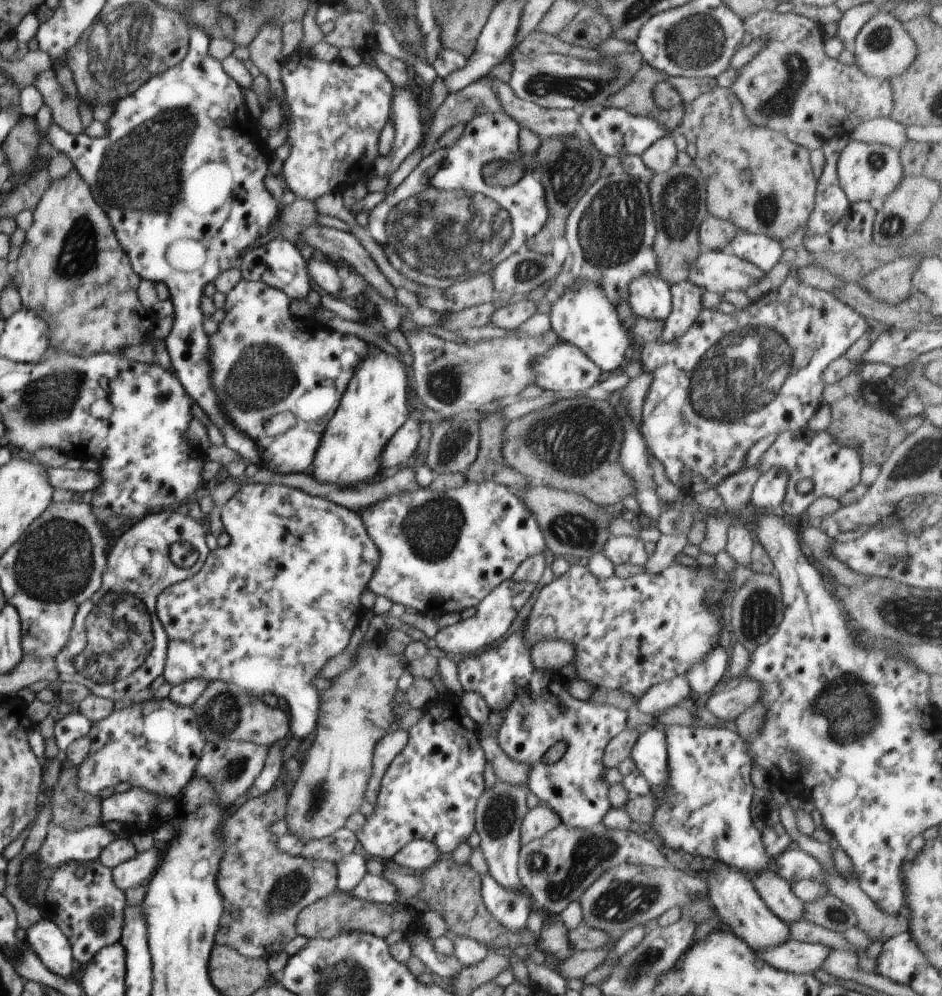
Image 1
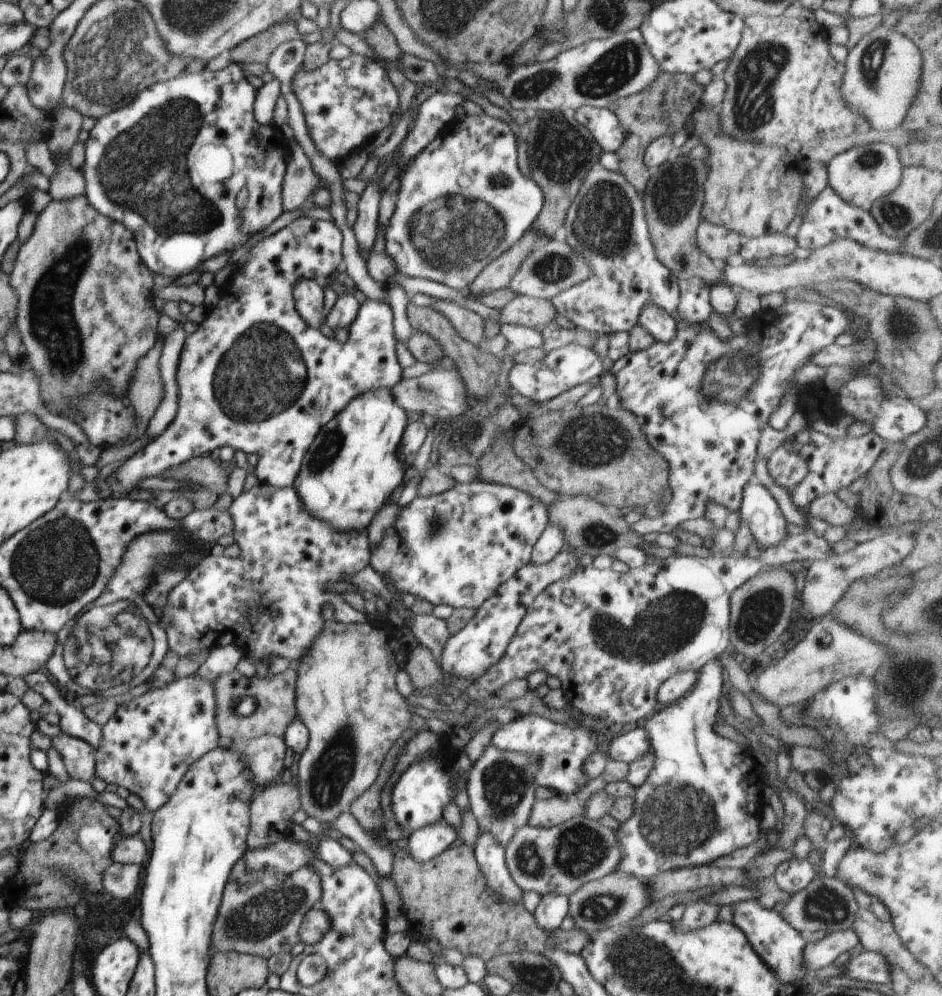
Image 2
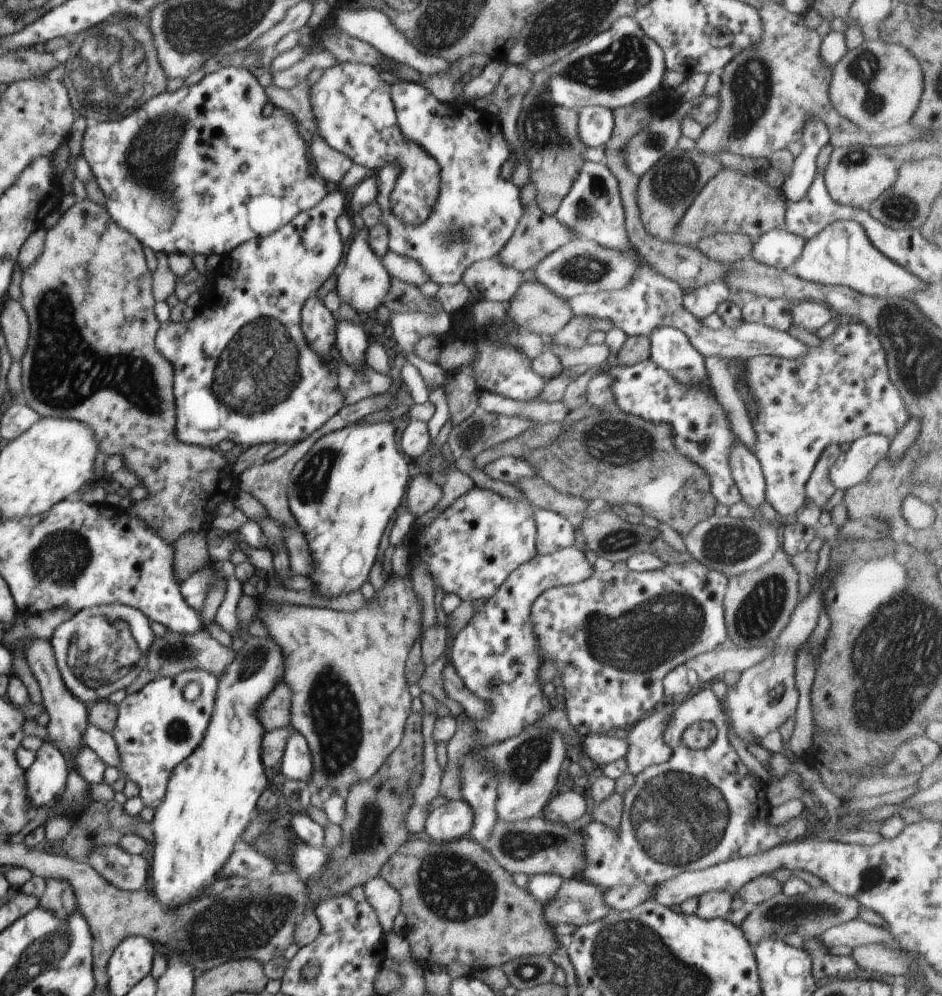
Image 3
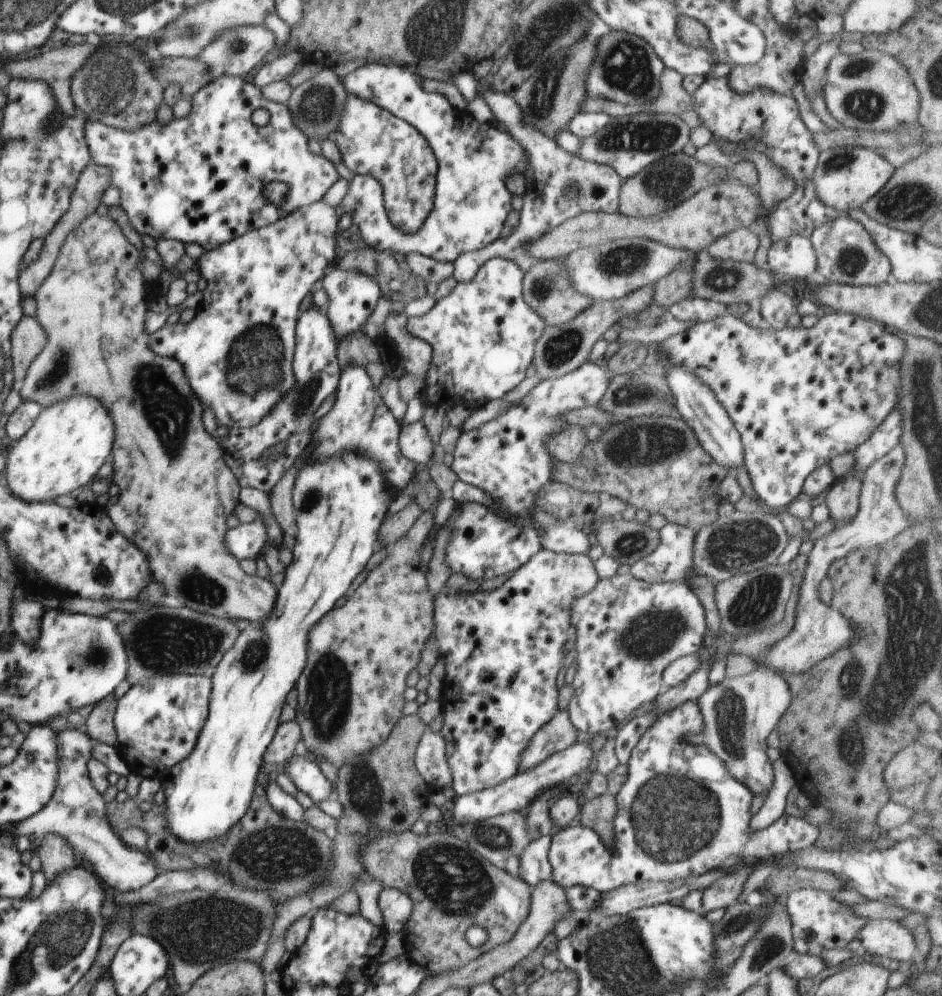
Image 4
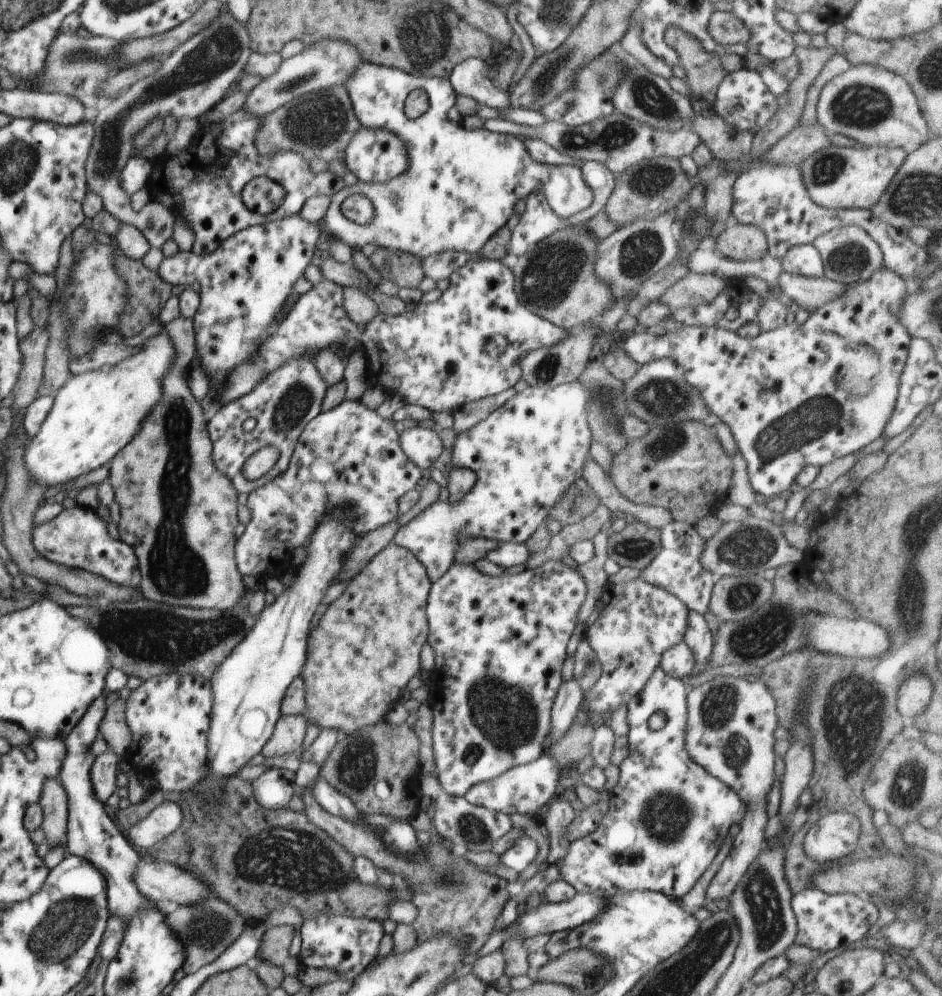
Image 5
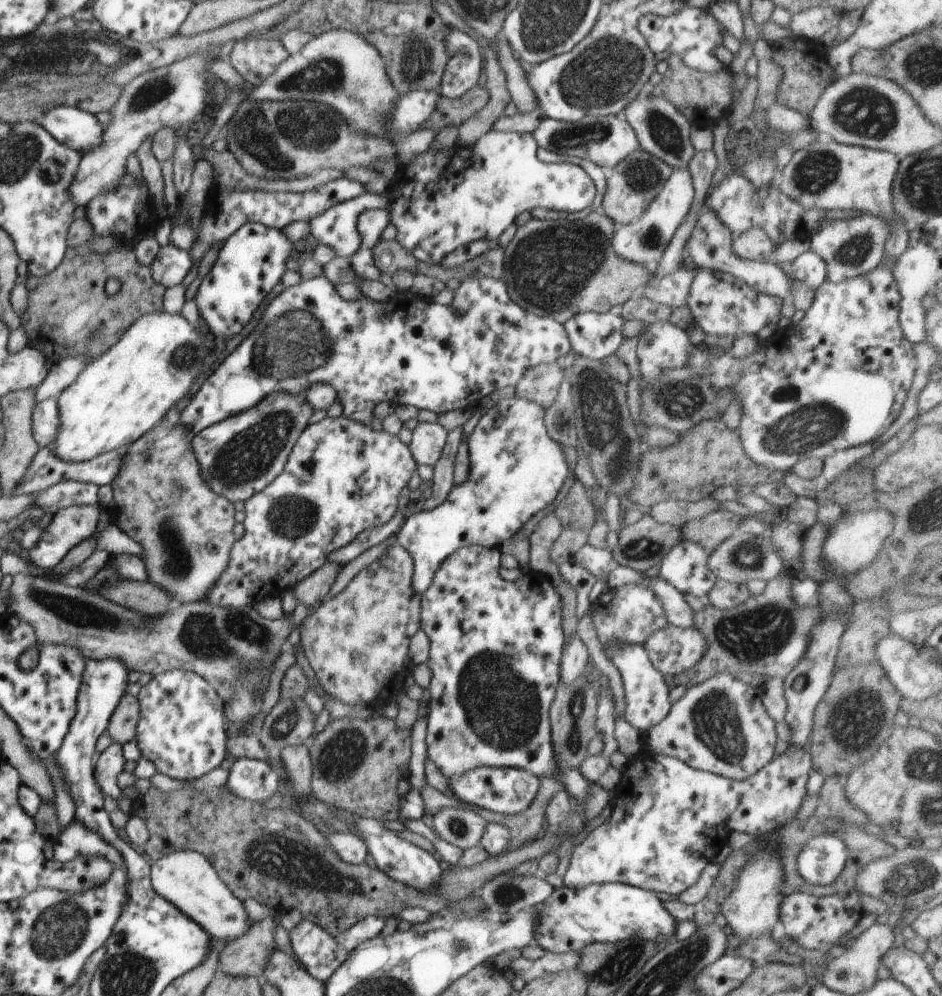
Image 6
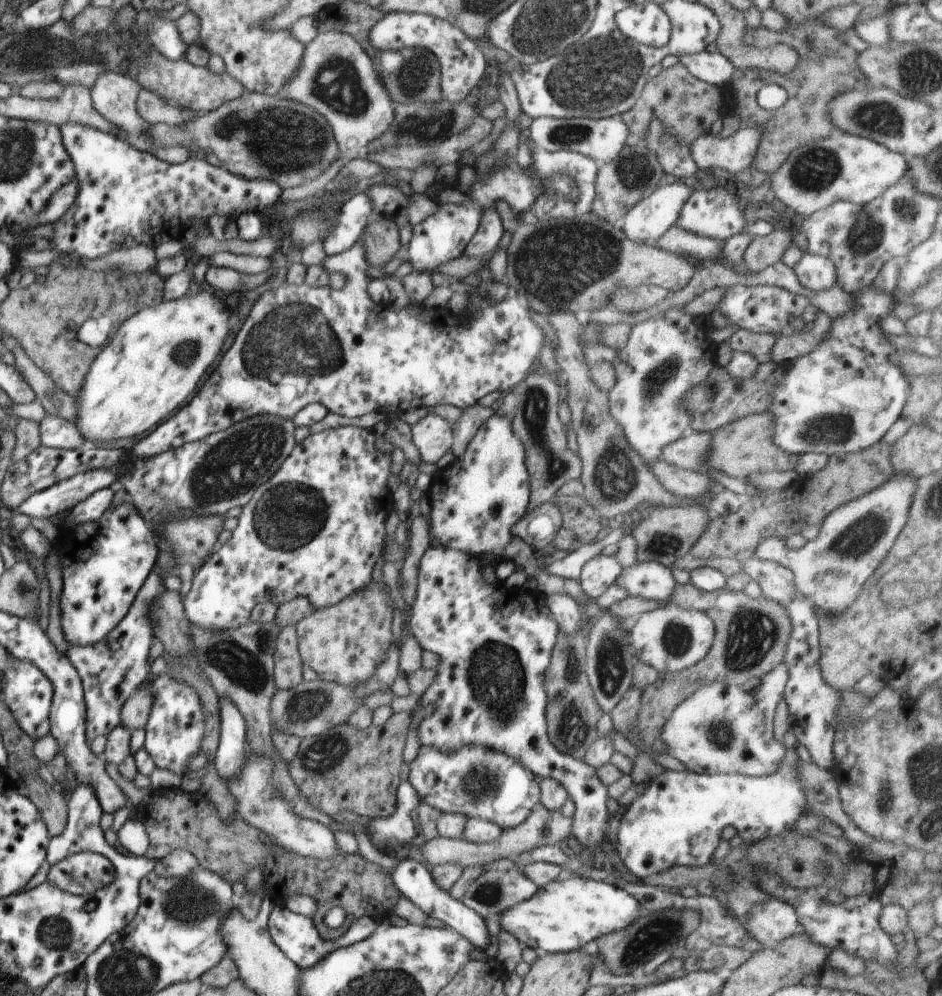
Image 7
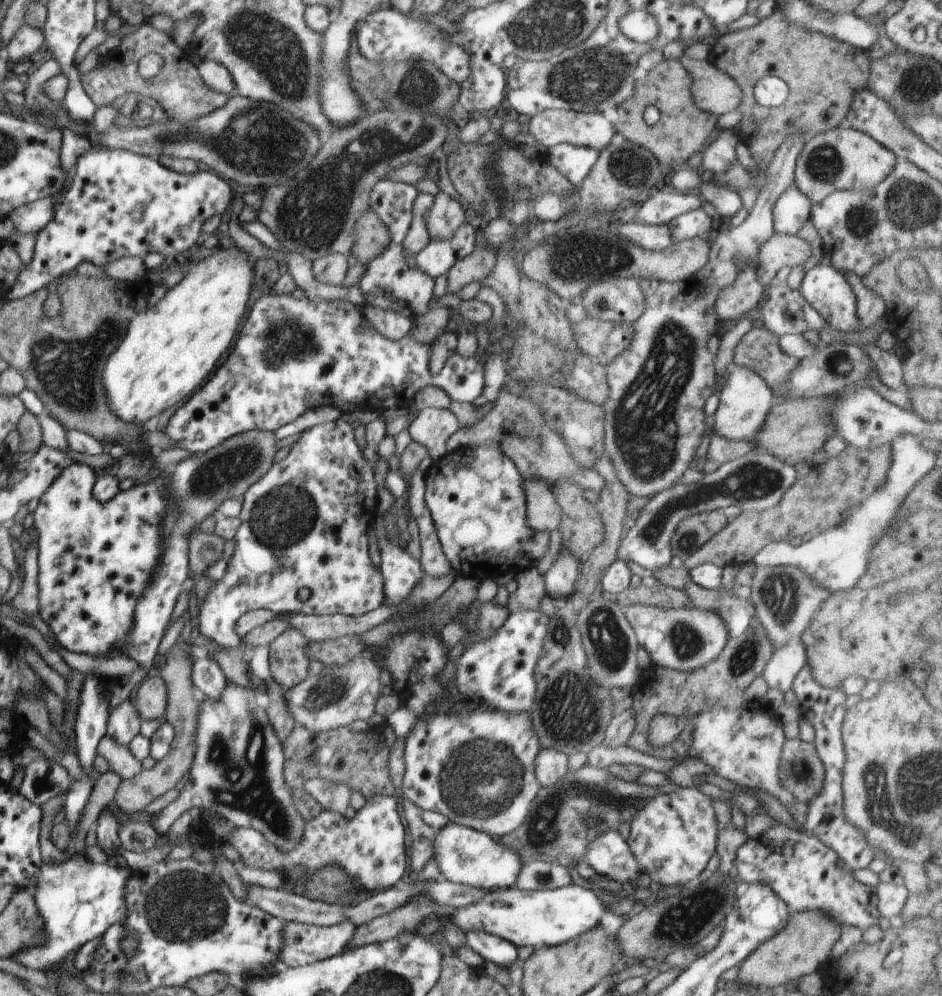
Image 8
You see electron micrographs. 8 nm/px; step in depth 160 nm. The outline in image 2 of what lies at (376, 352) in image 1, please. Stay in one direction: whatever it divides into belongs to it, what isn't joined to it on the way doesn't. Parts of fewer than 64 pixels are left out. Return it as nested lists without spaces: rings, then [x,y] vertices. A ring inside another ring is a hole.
[[[392,387],[378,388],[376,392],[366,392],[350,400],[350,404],[320,430],[303,460],[298,478],[292,484],[304,504],[303,508],[332,528],[340,528],[340,532],[367,532],[376,512],[380,512],[380,508],[398,494],[409,476],[409,468],[399,454],[408,416],[390,390]],[[330,450],[340,450],[332,464],[328,462],[332,456]]]

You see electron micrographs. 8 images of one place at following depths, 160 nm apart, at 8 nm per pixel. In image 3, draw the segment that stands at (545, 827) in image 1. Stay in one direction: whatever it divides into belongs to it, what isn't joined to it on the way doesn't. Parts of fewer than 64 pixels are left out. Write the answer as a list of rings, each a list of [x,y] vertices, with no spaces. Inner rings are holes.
[[[578,790],[555,793],[545,808],[541,816],[553,823],[571,825],[576,820],[582,818],[586,813],[587,804]]]

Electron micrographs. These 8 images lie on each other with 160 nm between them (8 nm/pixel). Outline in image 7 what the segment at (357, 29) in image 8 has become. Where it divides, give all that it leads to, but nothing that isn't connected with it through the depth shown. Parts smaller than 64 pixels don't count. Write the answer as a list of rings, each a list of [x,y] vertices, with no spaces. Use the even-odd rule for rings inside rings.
[[[389,11],[370,29],[368,36],[370,44],[381,51],[420,47],[433,52],[441,68],[441,95],[451,103],[472,97],[490,65],[476,43],[456,25],[426,13]]]

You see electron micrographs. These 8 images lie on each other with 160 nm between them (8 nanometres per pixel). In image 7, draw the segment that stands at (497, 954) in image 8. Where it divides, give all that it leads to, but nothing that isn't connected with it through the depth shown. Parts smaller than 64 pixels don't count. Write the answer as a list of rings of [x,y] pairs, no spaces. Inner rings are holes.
[[[402,859],[402,862],[390,874],[392,882],[402,895],[409,898],[422,912],[433,919],[442,921],[446,926],[452,927],[460,936],[470,941],[475,948],[484,951],[490,944],[490,932],[486,927],[485,920],[471,908],[468,908],[462,901],[450,897],[449,891],[442,890],[437,886],[431,875],[430,866],[424,866],[416,860]]]

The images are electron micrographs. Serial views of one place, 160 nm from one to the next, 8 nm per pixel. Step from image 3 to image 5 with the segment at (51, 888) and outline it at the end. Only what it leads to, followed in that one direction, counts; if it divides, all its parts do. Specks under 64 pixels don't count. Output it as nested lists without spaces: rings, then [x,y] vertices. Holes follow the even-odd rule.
[[[46,778],[39,800],[44,821],[42,828],[50,848],[67,846],[68,840],[68,796],[61,782],[55,778]]]

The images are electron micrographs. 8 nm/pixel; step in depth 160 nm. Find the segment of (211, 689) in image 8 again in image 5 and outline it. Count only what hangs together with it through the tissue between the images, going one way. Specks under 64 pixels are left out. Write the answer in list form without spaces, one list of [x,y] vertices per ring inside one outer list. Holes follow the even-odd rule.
[[[284,768],[266,770],[252,781],[254,797],[266,810],[287,808],[294,793],[295,773]]]

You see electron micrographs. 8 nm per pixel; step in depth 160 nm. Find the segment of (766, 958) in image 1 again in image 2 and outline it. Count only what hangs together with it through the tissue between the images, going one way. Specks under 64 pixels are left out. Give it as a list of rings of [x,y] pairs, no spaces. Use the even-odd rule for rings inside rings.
[[[848,928],[848,930],[836,930],[824,936],[822,940],[807,940],[802,950],[806,972],[813,975],[819,969],[833,964],[843,952],[851,953],[853,949],[860,947],[856,934],[852,928]]]

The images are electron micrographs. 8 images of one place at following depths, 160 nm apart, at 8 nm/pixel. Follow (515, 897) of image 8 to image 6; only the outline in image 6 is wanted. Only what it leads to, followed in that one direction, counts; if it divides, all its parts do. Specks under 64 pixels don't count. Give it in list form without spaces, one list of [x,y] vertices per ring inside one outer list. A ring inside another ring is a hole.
[[[590,884],[586,888],[570,890],[562,886],[556,888],[554,894],[544,902],[538,910],[538,928],[534,928],[534,944],[544,951],[553,954],[565,954],[582,950],[595,942],[609,943],[630,940],[630,938],[644,938],[654,942],[656,949],[665,942],[671,934],[676,936],[678,924],[662,906],[662,898],[652,891],[637,888],[628,884]]]

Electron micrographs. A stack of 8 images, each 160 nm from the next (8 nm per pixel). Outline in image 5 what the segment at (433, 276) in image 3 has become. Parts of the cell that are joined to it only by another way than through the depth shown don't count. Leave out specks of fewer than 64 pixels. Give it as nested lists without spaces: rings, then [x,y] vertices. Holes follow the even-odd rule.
[[[366,60],[348,78],[346,88],[352,102],[353,112],[361,126],[384,128],[384,130],[396,134],[408,148],[410,168],[406,175],[398,176],[390,182],[359,181],[352,186],[345,185],[341,192],[334,194],[321,224],[324,230],[330,232],[332,239],[340,239],[350,247],[357,247],[360,250],[366,244],[376,244],[377,247],[406,252],[420,259],[446,252],[466,252],[466,254],[476,257],[486,242],[507,224],[515,211],[516,204],[520,200],[526,201],[528,194],[534,190],[542,190],[550,209],[562,219],[586,210],[593,202],[593,194],[587,187],[578,166],[538,164],[532,160],[532,156],[524,148],[524,142],[516,136],[490,132],[484,127],[467,130],[462,124],[450,121],[447,114],[455,106],[456,95],[449,78],[415,76]],[[416,88],[424,90],[428,94],[430,108],[424,116],[420,116],[416,120],[408,120],[404,114],[404,102],[406,102],[406,96]],[[352,194],[362,194],[372,202],[374,218],[370,224],[356,224],[341,214],[341,202]]]

